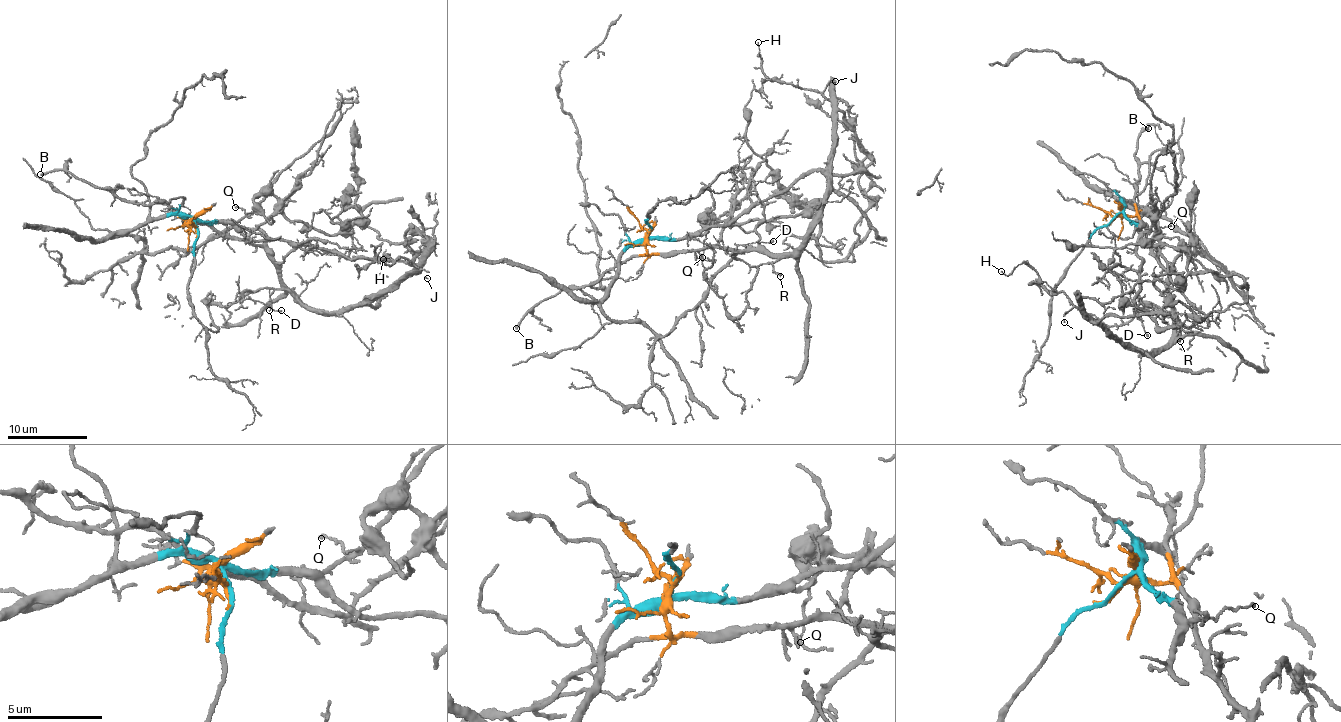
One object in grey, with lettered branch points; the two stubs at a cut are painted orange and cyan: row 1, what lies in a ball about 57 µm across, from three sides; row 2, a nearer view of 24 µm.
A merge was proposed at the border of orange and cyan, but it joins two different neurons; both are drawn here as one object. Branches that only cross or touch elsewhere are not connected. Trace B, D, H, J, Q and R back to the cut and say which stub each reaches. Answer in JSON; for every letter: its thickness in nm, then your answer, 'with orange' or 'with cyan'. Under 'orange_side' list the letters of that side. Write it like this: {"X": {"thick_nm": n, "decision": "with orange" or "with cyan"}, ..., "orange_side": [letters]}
{"B": {"thick_nm": 200, "decision": "with orange"}, "D": {"thick_nm": 150, "decision": "with orange"}, "H": {"thick_nm": 100, "decision": "with orange"}, "J": {"thick_nm": 100, "decision": "with orange"}, "Q": {"thick_nm": 100, "decision": "with cyan"}, "R": {"thick_nm": 140, "decision": "with orange"}, "orange_side": ["B", "D", "H", "J", "R"]}

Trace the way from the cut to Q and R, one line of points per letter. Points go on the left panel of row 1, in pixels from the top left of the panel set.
Q: (195, 226), (196, 220), (218, 222), (247, 216), (243, 210), (235, 208)
R: (195, 226), (185, 220), (207, 221), (265, 251), (281, 287), (272, 291), (268, 310)

